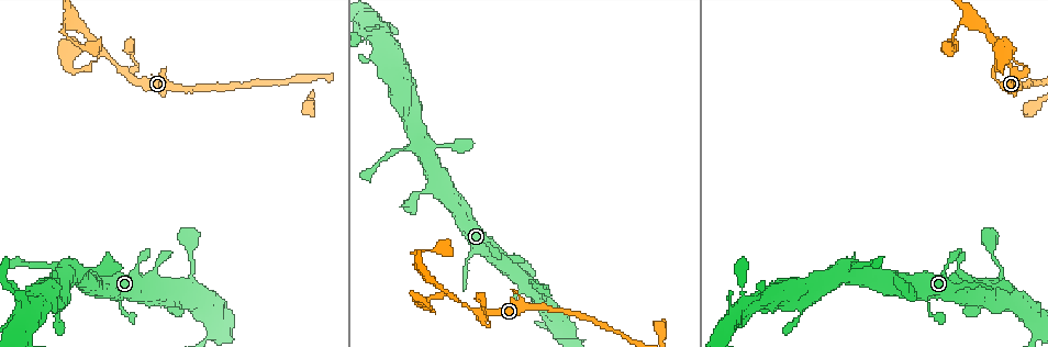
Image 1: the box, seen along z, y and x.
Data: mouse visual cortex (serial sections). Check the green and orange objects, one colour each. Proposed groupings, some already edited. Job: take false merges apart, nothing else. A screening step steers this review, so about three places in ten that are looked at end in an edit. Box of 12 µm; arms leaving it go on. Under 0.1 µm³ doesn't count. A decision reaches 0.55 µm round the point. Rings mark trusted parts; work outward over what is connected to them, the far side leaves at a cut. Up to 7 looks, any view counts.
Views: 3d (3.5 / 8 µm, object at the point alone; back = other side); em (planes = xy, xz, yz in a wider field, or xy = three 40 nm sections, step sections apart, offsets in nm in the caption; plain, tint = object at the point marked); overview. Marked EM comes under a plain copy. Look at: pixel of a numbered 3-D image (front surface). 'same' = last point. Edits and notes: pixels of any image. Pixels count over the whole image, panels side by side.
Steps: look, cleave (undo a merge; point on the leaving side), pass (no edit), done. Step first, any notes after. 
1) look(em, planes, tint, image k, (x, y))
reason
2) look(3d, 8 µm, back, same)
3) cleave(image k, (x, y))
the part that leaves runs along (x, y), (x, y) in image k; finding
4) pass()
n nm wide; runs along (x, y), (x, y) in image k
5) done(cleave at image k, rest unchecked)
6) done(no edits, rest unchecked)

look(em, xy, step 3, tint, image 1, (993, 290))
two arms in line, one across

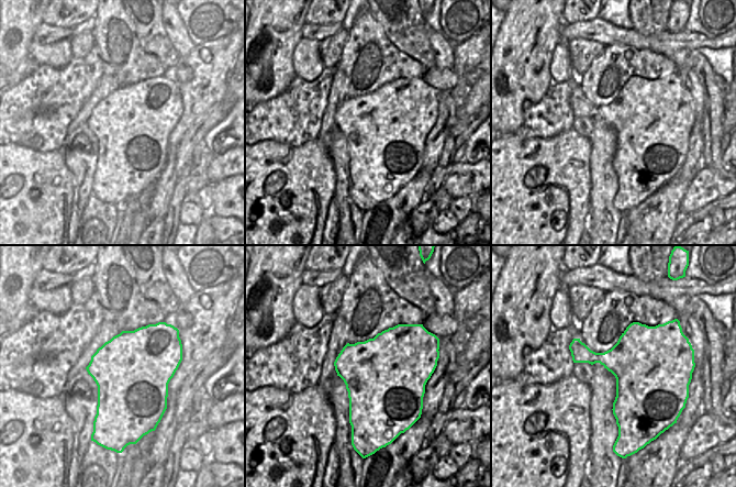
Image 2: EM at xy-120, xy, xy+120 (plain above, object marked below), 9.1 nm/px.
look(3d, 3.5 µm, same)

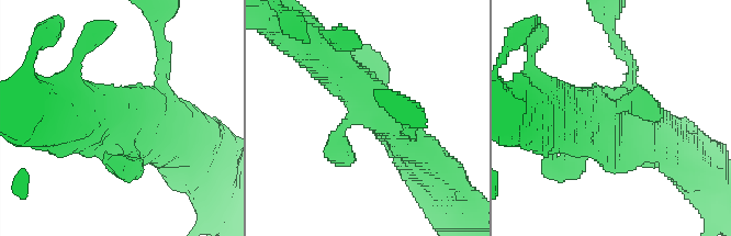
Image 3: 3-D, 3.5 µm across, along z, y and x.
pass()
one cell here

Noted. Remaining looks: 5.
look(3d, 3.5 µm, image 1, (453, 295))
three-way junction

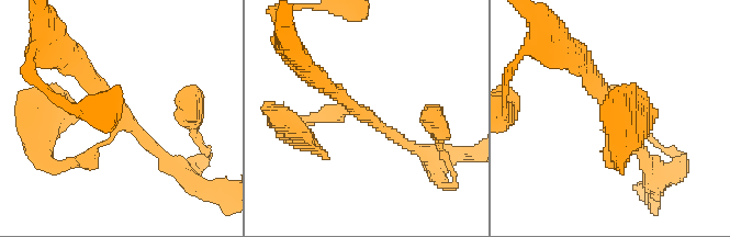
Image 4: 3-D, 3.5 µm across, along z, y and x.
pass()
3 arms; runs along (173, 166), (119, 114), (82, 64) in image 4; all the same cell

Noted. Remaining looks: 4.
look(3d, 8 µm, image 1, (952, 42))
calibre changes

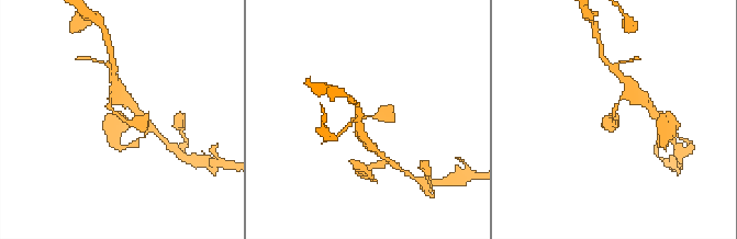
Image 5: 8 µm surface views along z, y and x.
look(em, xy, step 1, tint, image 5, (612, 115))
now the EM

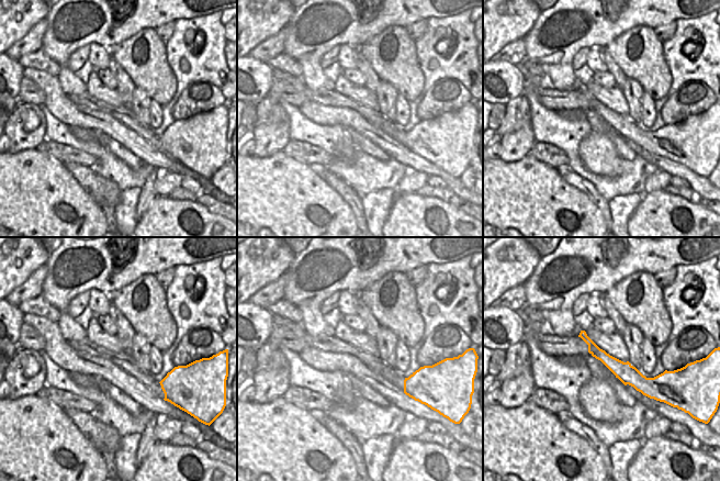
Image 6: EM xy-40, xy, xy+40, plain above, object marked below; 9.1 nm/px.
pass()
runs along (583, 334), (640, 382), (661, 377) in image 6; one cell here

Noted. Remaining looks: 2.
done(no edits, rest unchecked)

